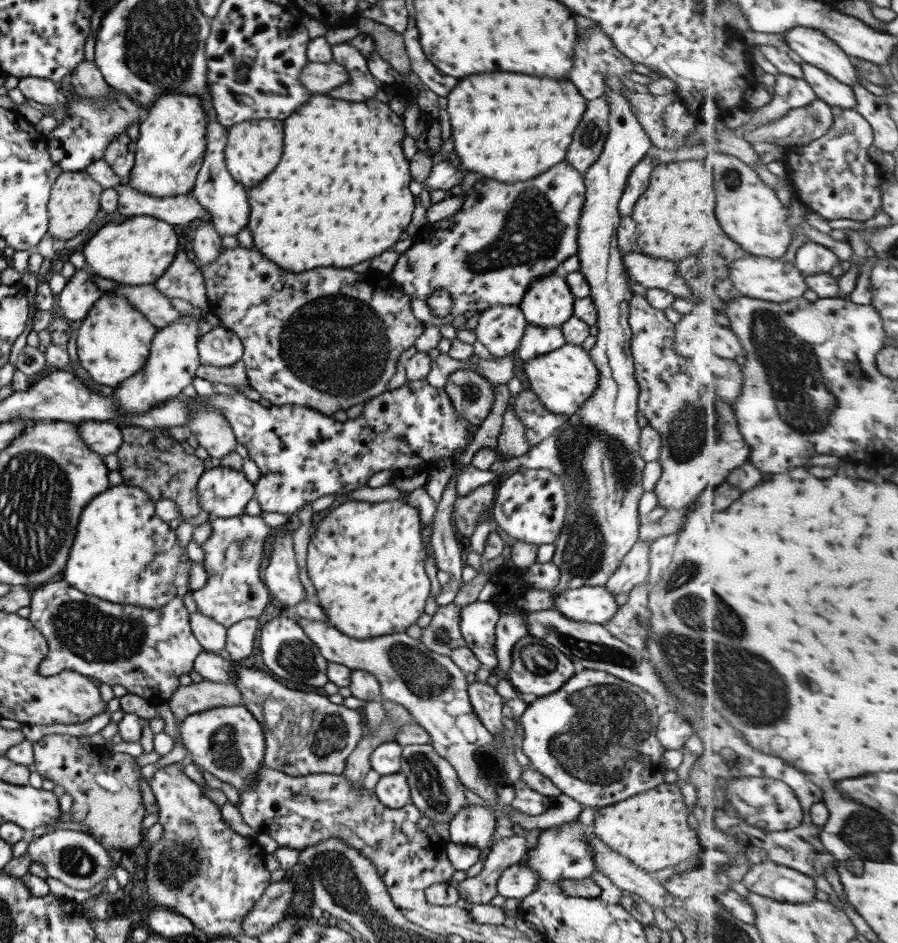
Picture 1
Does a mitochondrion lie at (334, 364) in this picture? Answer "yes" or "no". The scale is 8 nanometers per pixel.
yes

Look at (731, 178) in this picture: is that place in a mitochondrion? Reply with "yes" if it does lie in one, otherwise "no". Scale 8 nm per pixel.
yes

